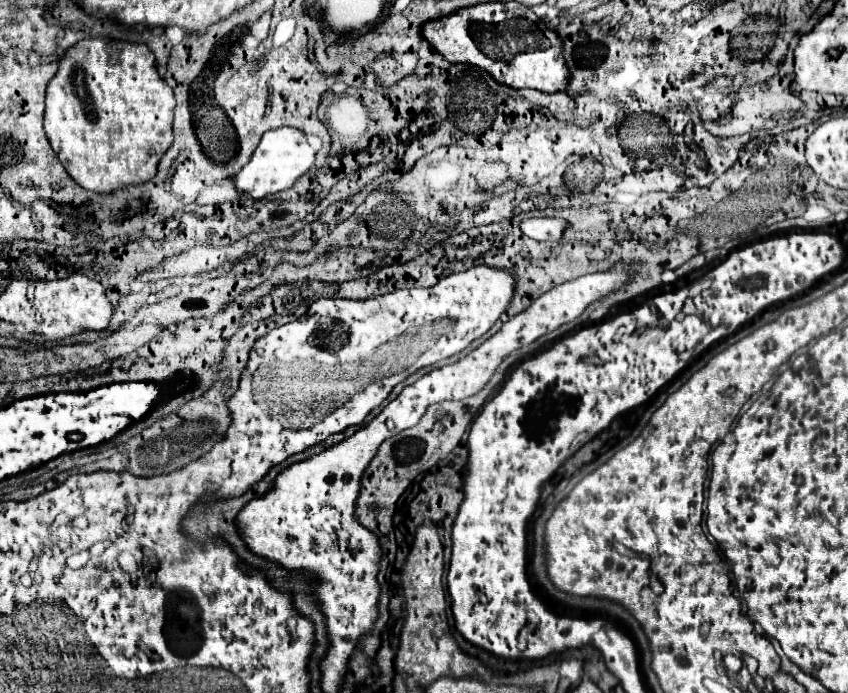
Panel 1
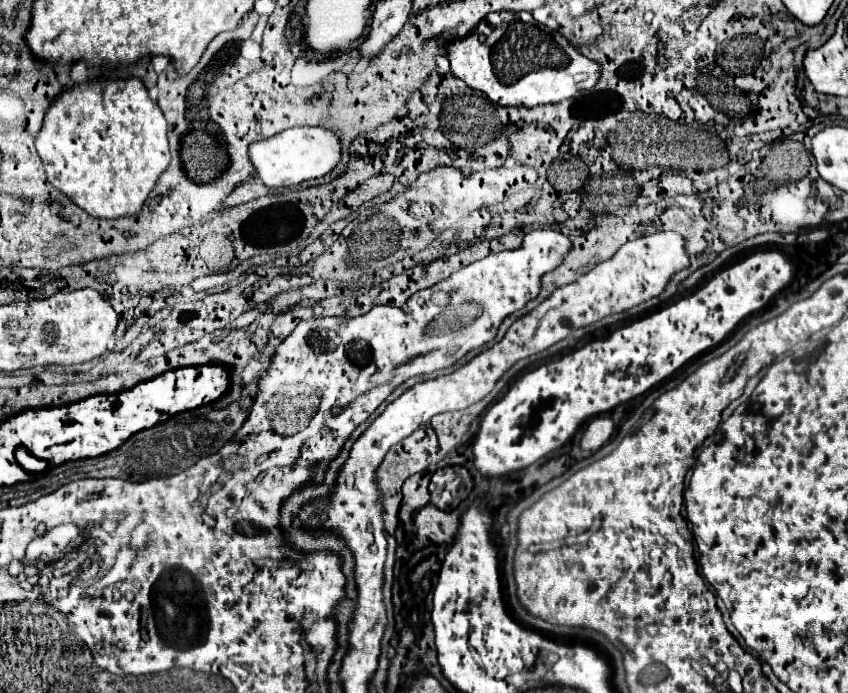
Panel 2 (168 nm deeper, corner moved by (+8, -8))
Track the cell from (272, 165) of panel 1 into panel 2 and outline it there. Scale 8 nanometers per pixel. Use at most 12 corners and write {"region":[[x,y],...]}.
{"region":[[289,128],[249,146],[269,190],[325,176],[339,162],[331,130]]}

